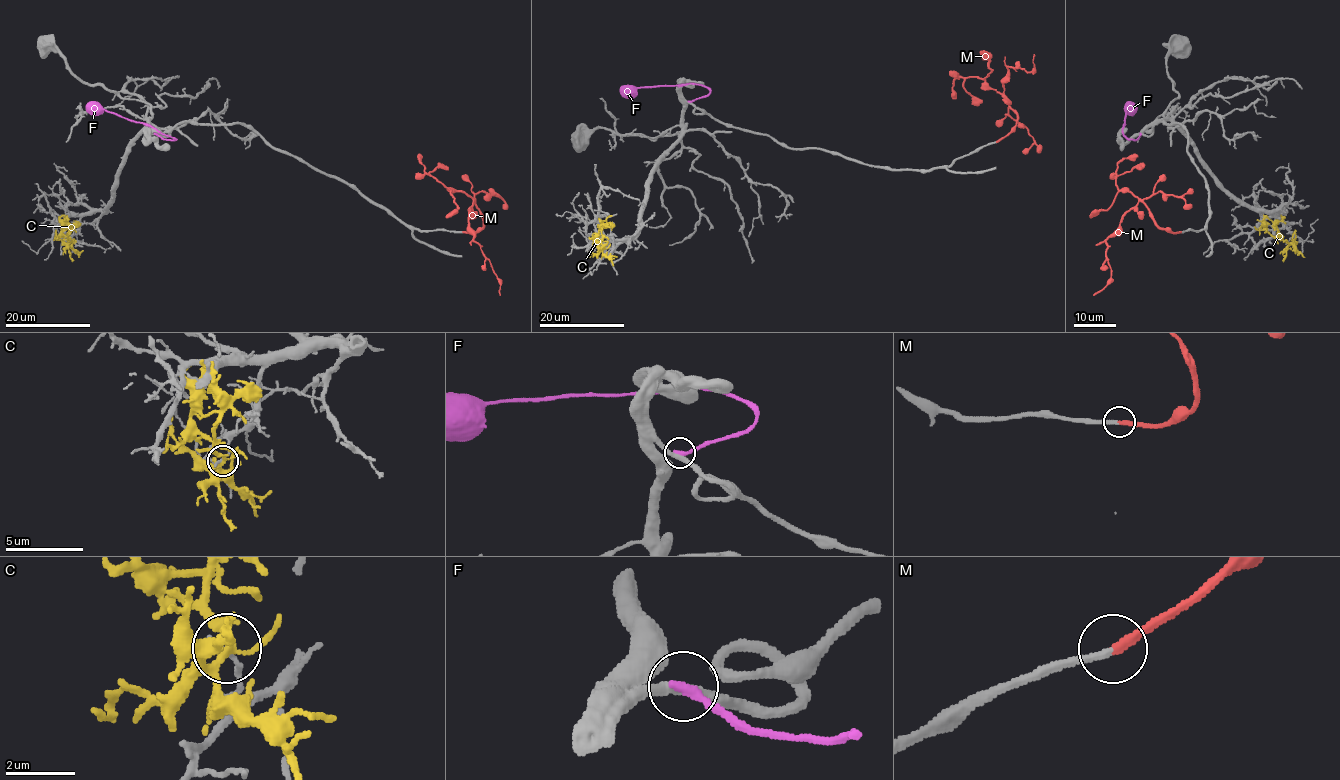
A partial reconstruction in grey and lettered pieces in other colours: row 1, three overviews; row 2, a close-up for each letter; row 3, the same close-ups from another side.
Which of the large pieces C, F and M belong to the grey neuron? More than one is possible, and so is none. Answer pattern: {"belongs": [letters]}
{"belongs": ["M"]}

